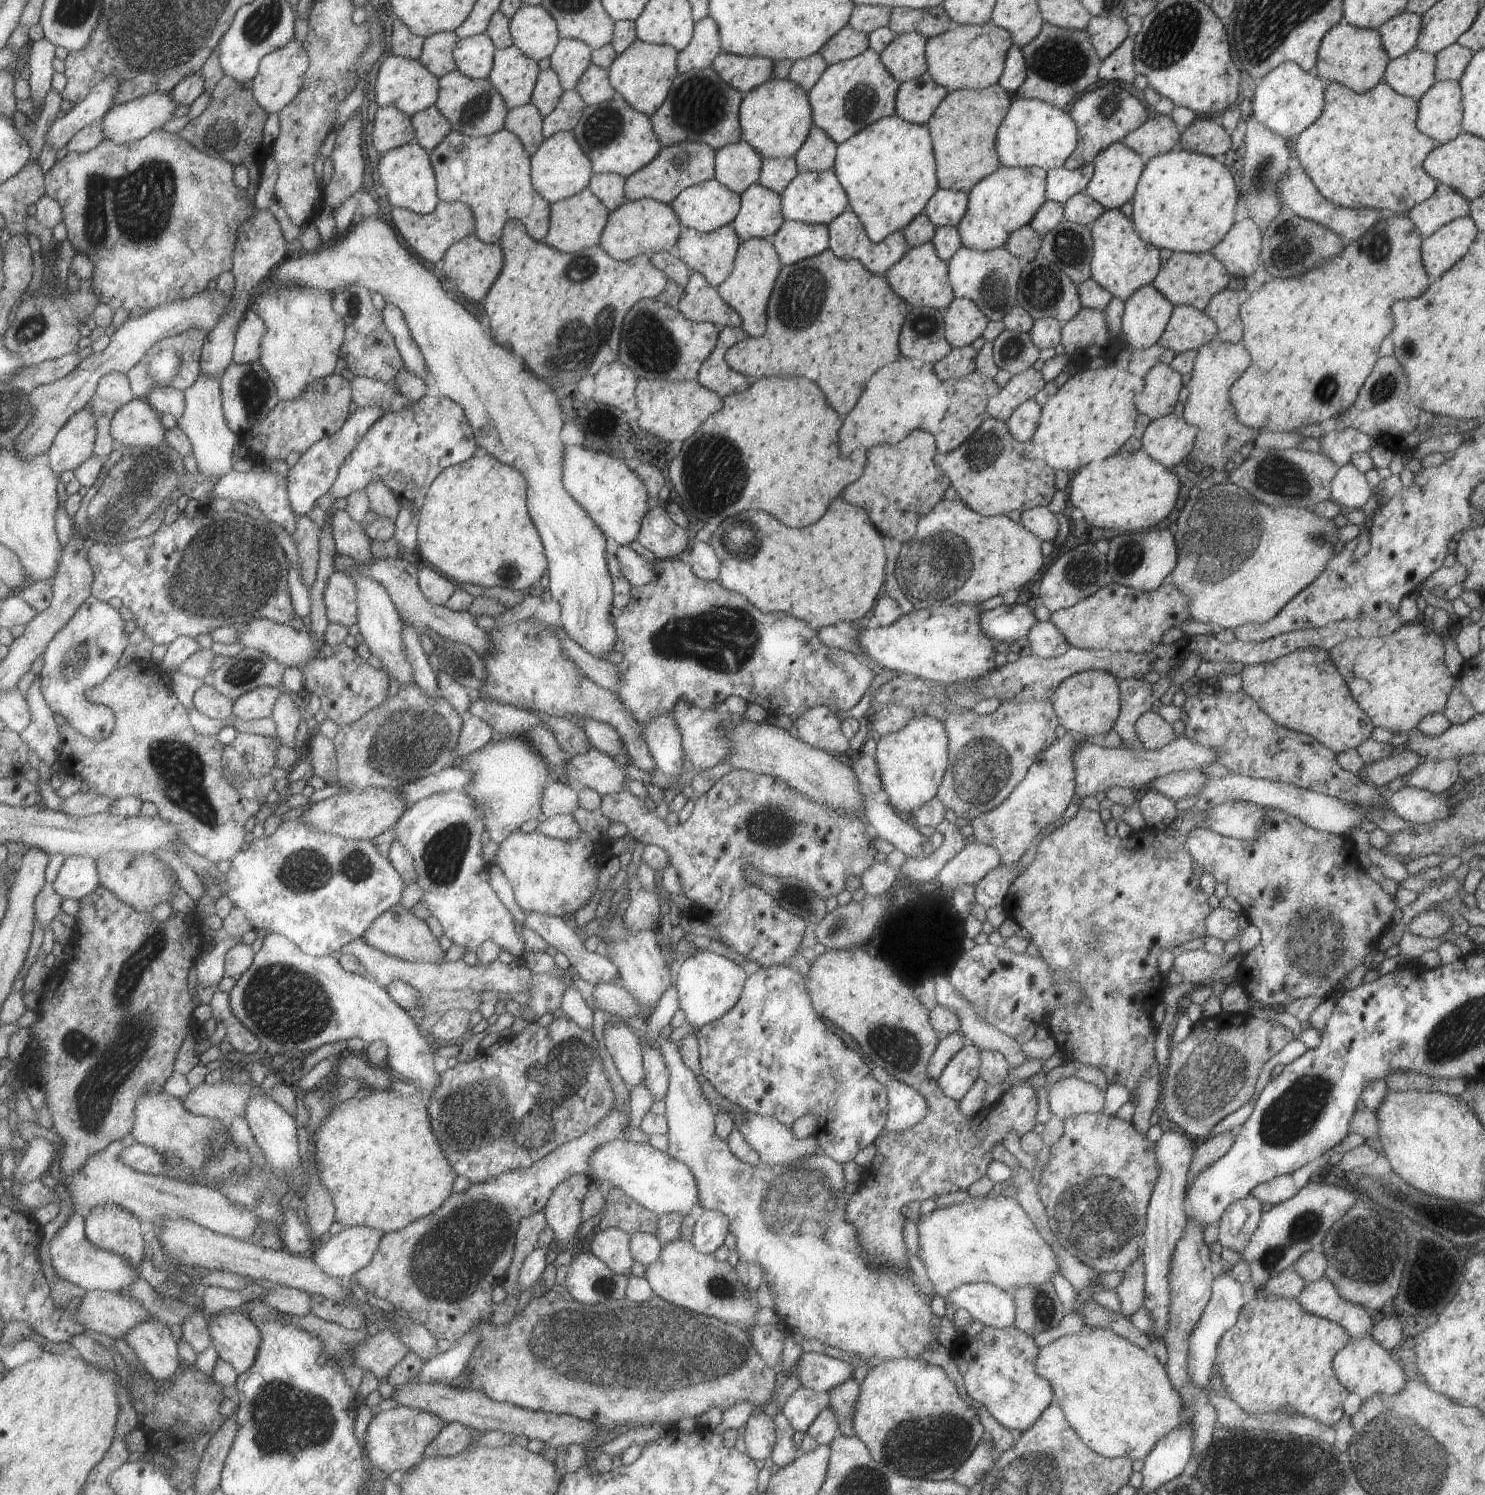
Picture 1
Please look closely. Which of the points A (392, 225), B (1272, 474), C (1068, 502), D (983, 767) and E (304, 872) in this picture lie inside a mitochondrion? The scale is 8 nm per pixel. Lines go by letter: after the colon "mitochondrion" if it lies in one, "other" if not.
A: other
B: mitochondrion
C: other
D: mitochondrion
E: mitochondrion

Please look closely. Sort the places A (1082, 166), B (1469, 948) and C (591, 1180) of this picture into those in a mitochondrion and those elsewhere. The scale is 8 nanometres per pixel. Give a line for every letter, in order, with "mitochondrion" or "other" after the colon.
A: other
B: other
C: other

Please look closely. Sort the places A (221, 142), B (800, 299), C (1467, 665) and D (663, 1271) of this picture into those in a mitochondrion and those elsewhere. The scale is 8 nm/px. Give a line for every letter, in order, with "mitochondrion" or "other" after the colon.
A: mitochondrion
B: mitochondrion
C: other
D: other

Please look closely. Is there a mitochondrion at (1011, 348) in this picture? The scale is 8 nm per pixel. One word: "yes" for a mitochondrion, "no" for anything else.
yes

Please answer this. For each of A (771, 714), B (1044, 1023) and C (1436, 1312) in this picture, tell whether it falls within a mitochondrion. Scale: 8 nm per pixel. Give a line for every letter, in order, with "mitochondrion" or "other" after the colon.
A: other
B: other
C: other

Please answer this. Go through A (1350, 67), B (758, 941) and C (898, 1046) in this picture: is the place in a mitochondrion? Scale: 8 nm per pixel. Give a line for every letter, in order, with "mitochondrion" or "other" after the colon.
A: other
B: other
C: mitochondrion

